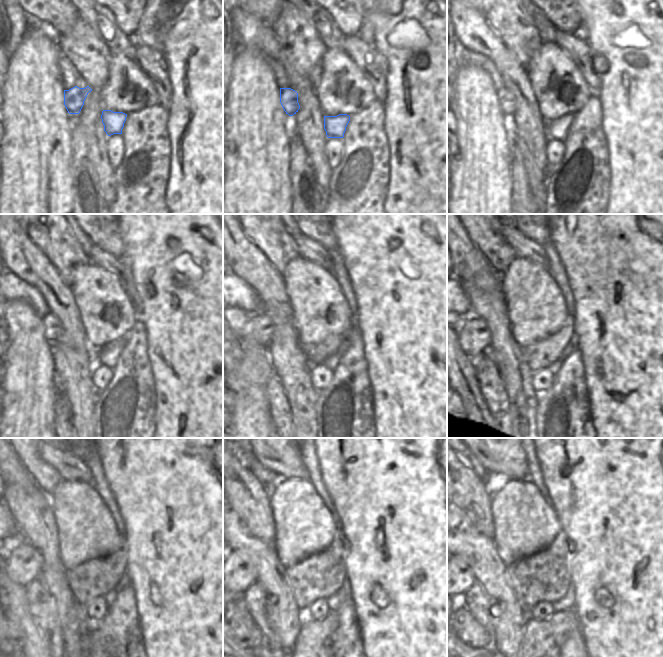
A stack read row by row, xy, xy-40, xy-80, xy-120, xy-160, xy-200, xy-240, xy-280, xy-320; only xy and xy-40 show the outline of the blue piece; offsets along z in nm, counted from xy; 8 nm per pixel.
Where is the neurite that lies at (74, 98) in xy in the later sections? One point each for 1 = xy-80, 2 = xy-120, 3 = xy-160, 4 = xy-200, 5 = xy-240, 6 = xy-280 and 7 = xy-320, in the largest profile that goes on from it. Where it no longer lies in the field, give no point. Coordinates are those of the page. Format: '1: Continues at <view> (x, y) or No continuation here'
1: Continues at xy-80 (507, 101)
2: Continues at xy-120 (53, 328)
3: Continues at xy-160 (259, 328)
4: Continues at xy-200 (474, 336)
5: Continues at xy-240 (22, 562)
6: Continues at xy-280 (243, 572)
7: Continues at xy-320 (467, 579).

